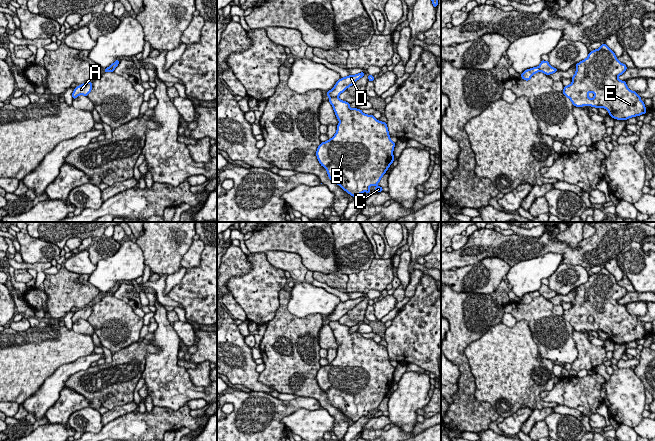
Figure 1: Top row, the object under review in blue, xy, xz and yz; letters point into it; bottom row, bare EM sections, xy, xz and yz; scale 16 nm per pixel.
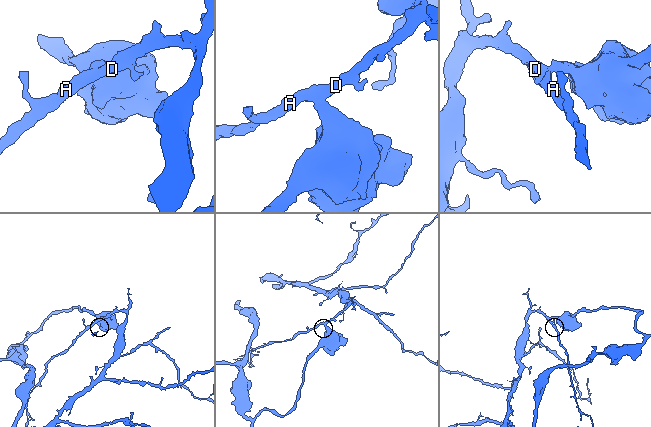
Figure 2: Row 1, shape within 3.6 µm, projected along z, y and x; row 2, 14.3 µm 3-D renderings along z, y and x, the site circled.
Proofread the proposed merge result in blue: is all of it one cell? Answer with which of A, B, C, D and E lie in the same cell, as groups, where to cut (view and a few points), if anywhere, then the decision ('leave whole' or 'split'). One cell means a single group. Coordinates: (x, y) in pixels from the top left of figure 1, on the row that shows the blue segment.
groups A D / B C E; cut xz (329, 96), (337, 97); split

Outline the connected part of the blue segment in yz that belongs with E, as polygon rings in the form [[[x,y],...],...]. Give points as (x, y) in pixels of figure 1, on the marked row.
[[[605,43],[575,66],[573,82],[564,86],[562,92],[574,106],[605,108],[609,116],[618,120],[646,113],[645,104],[637,92],[631,91],[626,81],[618,79],[626,71],[626,65],[618,61]]]

